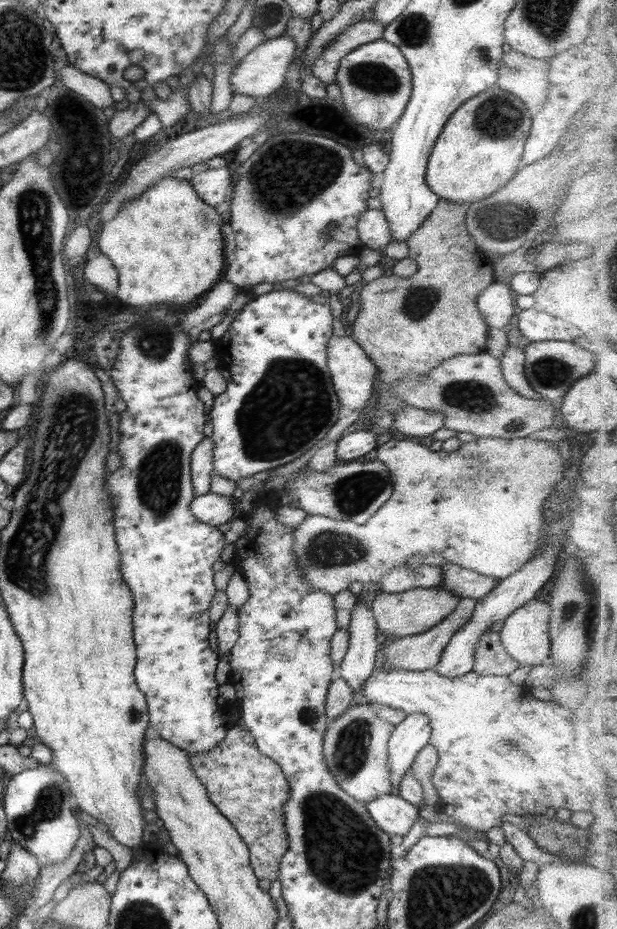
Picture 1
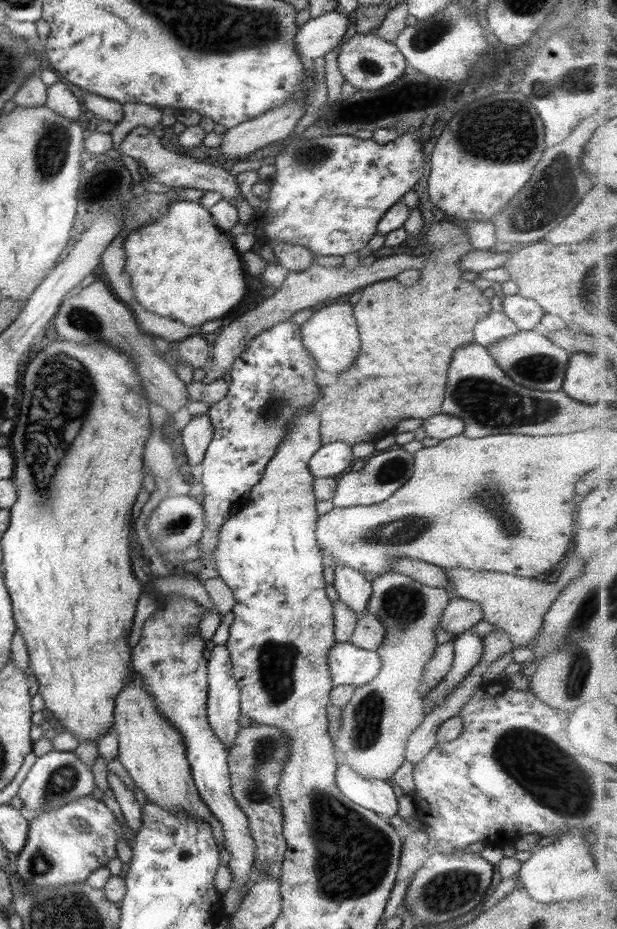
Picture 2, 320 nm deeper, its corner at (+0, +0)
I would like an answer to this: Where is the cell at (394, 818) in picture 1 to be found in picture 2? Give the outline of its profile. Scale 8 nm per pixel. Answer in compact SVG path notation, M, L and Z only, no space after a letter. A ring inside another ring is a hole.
M342 763L336 766L334 781L339 792L353 804L386 819L396 814L395 794L384 780L362 777Z

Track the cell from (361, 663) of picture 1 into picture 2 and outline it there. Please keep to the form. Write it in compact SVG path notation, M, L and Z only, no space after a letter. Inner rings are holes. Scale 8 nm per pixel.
M333 565L332 573L337 600L344 602L357 616L361 616L371 594L370 582L362 572L347 565Z

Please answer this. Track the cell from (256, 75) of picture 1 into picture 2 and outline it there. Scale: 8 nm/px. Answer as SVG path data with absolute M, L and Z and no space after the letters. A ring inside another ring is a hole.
M335 9L321 16L310 18L298 27L293 44L295 52L306 68L312 68L312 60L331 52L347 32L349 18Z

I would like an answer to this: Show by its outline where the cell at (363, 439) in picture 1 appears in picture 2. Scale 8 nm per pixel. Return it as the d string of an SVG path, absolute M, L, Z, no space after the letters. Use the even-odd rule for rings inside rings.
M339 441L322 445L309 460L307 467L314 478L333 478L351 465L351 447Z

